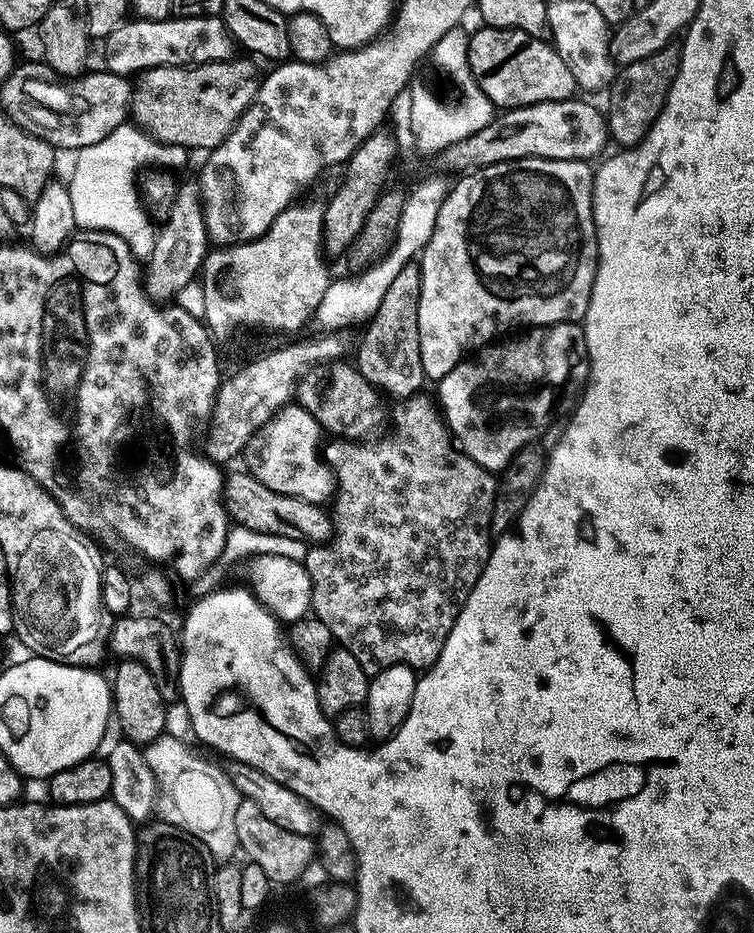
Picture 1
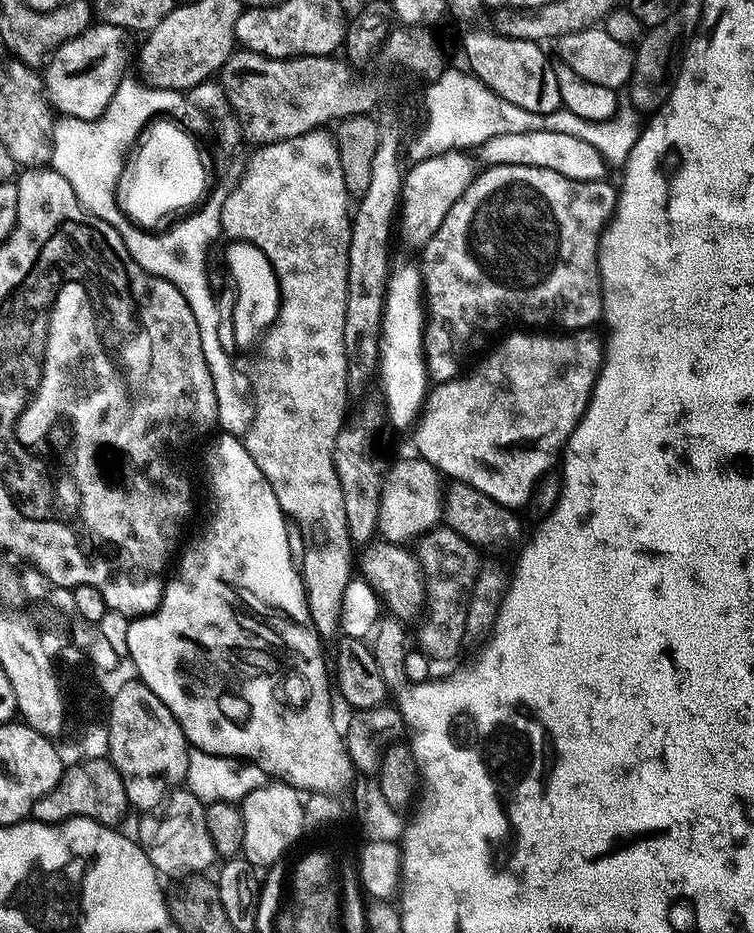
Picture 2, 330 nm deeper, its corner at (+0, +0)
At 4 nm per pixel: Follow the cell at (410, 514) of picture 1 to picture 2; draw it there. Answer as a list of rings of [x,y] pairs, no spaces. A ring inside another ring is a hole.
[[[437,526],[431,532],[425,532],[415,544],[414,555],[420,561],[426,593],[426,615],[419,625],[421,628],[418,648],[433,661],[448,660],[452,652],[466,644],[466,610],[470,594],[474,590],[476,573],[482,567],[482,560],[476,557],[476,545],[447,526]]]

